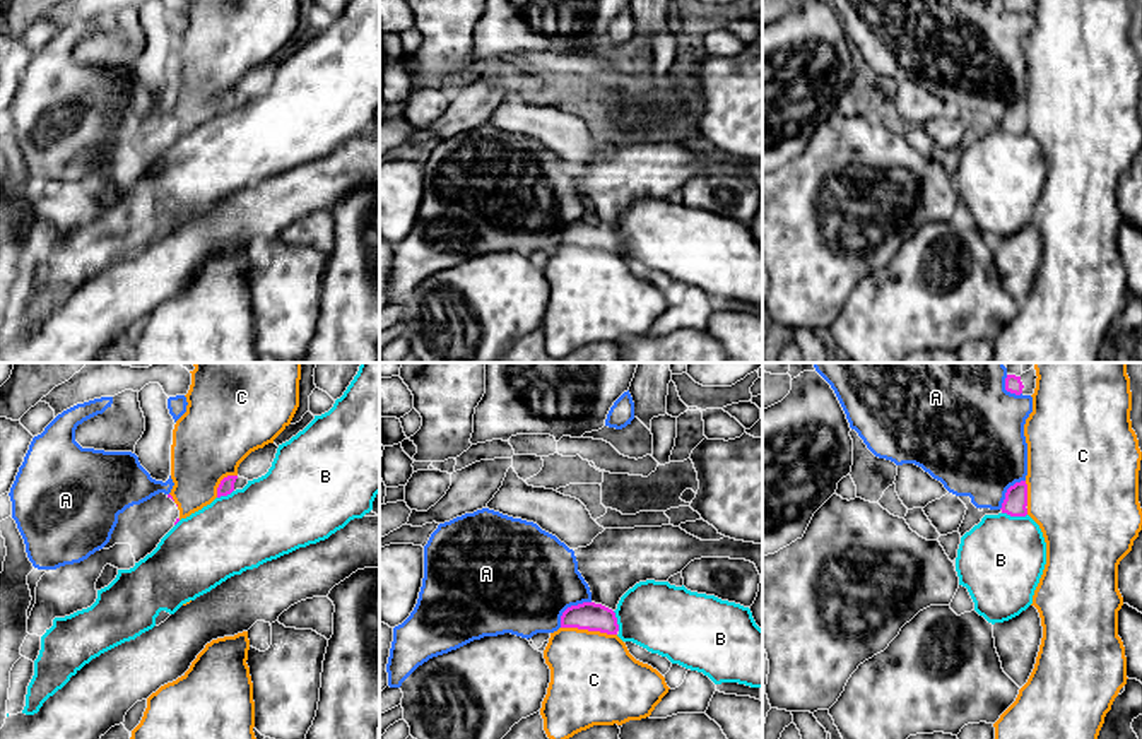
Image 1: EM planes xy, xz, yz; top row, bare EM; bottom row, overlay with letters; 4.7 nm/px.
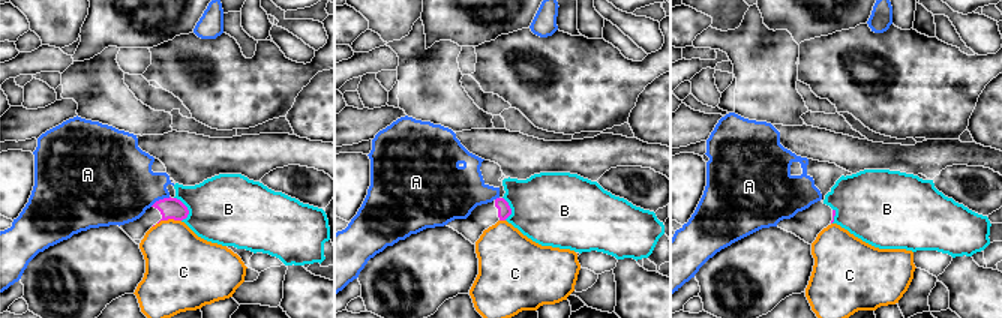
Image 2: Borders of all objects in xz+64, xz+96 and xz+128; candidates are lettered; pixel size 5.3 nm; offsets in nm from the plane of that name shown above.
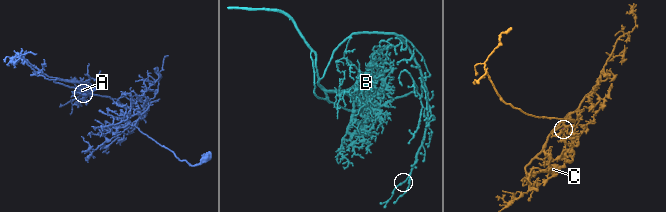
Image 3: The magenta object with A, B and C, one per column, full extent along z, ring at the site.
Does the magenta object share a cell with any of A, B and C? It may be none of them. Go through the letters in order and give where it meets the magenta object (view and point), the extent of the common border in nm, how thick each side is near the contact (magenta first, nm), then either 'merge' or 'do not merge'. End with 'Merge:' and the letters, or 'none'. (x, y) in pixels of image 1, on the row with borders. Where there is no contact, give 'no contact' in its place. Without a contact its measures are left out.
A: contact xz (571, 606); length 200 nm; calibres 130 and 460 nm; do not merge
B: contact yz (1014, 515); length 120 nm; calibres 110 and 400 nm; do not merge
C: contact xz (588, 630); length 260 nm; calibres 130 and 420 nm; do not merge
Merge: none

